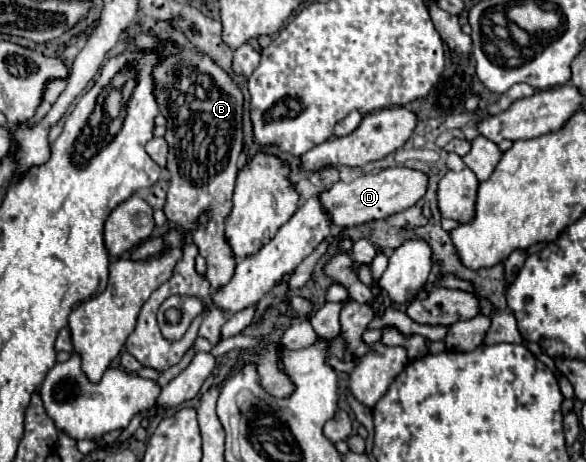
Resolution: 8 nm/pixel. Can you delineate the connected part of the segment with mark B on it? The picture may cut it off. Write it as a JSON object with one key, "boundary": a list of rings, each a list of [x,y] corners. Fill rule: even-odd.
{"boundary":[[[183,46],[183,52],[171,58],[165,58],[155,68],[155,98],[159,102],[161,114],[167,118],[167,134],[165,140],[169,144],[167,170],[171,172],[171,184],[167,192],[167,204],[163,208],[167,220],[171,220],[181,230],[189,232],[193,242],[199,248],[199,254],[207,262],[207,280],[213,290],[227,284],[235,270],[235,258],[231,248],[223,238],[225,218],[231,212],[231,194],[237,176],[237,158],[243,150],[243,94],[235,86],[233,78],[223,72],[207,54],[189,50]],[[211,210],[211,220],[207,224],[199,224],[197,218],[201,212]]]}

